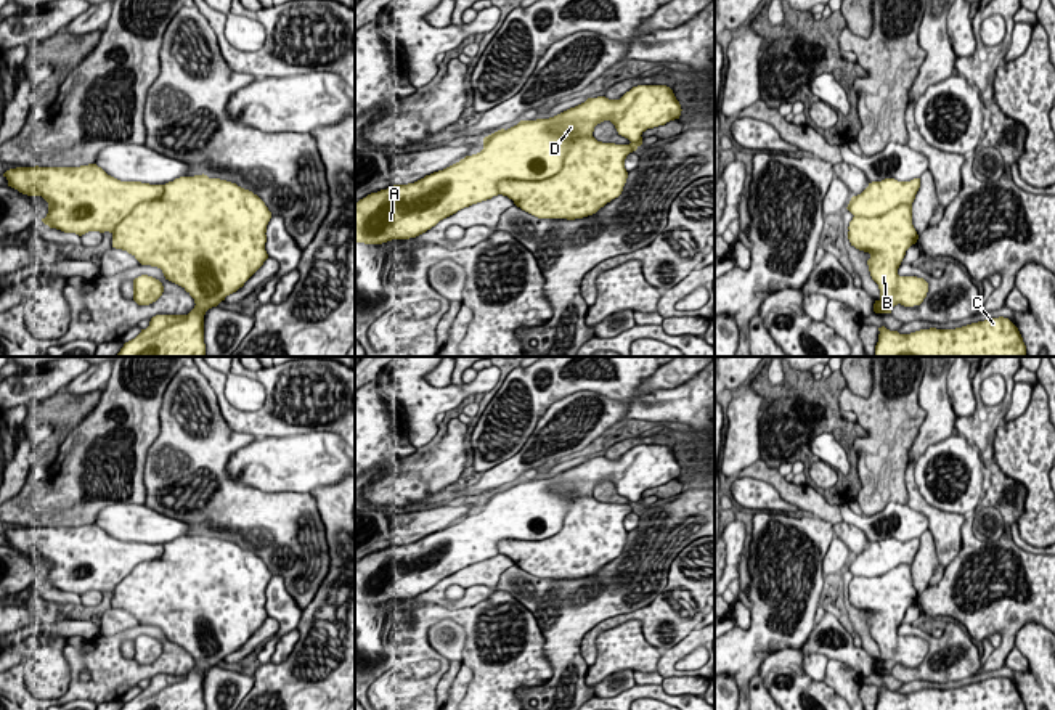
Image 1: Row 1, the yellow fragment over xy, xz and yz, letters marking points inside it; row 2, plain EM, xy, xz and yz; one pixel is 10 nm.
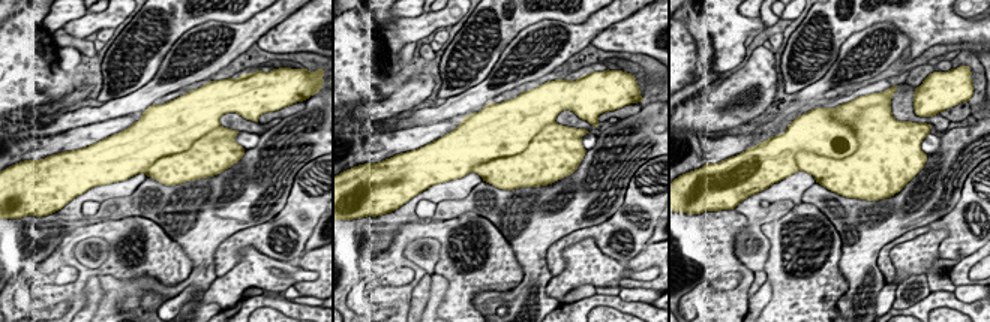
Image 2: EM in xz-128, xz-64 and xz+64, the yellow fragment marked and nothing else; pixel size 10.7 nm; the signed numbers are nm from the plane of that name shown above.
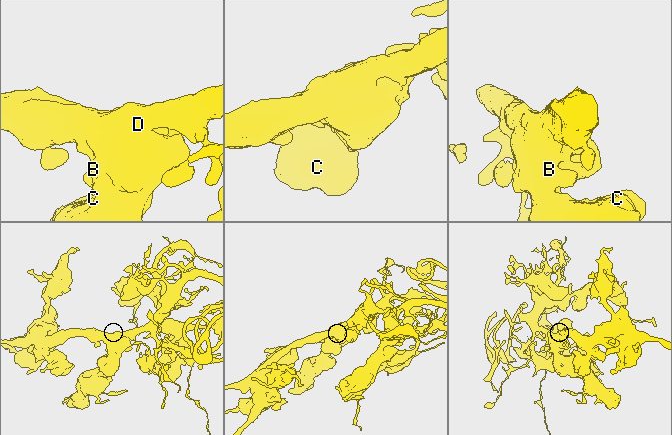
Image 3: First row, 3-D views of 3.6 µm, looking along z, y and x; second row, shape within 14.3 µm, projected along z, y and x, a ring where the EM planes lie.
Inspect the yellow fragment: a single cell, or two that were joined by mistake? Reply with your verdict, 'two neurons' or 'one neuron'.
one neuron

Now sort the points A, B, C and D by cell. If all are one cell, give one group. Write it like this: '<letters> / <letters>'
A B C D

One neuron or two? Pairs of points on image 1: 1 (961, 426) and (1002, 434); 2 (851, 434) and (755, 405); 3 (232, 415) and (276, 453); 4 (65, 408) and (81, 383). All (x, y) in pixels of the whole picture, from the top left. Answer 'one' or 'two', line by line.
1: one
2: two
3: two
4: two

